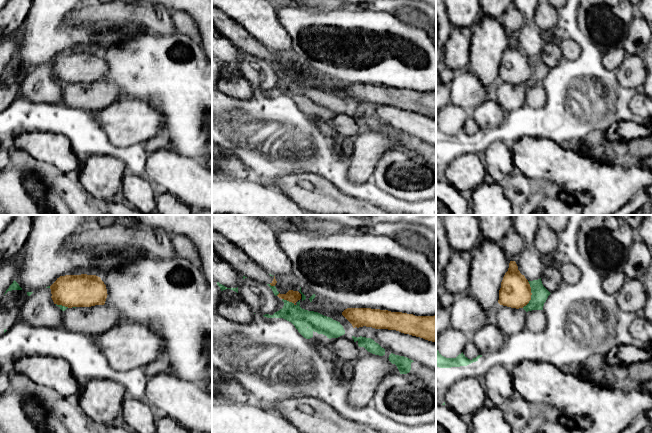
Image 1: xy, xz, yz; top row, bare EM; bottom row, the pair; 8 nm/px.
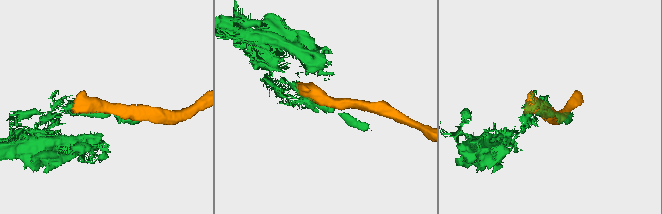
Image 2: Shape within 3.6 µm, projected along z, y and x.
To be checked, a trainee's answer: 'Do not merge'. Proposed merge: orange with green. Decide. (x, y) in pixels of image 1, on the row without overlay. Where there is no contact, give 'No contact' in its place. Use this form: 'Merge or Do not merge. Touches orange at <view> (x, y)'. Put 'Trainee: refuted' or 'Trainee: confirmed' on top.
Trainee: confirmed
Do not merge. Touches orange at yz (531, 70)

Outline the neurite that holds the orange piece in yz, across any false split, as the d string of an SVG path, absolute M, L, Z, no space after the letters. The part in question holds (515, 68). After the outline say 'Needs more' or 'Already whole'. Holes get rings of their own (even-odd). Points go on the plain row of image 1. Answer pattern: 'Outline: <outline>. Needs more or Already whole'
Outline: M510 37L499 66L498 79L511 84L523 84L531 76L531 63L528 56L518 46L515 37Z. Already whole

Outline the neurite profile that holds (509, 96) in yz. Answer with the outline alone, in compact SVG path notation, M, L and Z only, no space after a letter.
M498 80L495 86L495 101L508 112L526 105L527 88L523 84L511 84Z

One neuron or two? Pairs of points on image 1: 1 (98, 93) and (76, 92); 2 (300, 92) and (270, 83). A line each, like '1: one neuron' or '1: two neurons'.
1: one neuron
2: one neuron

